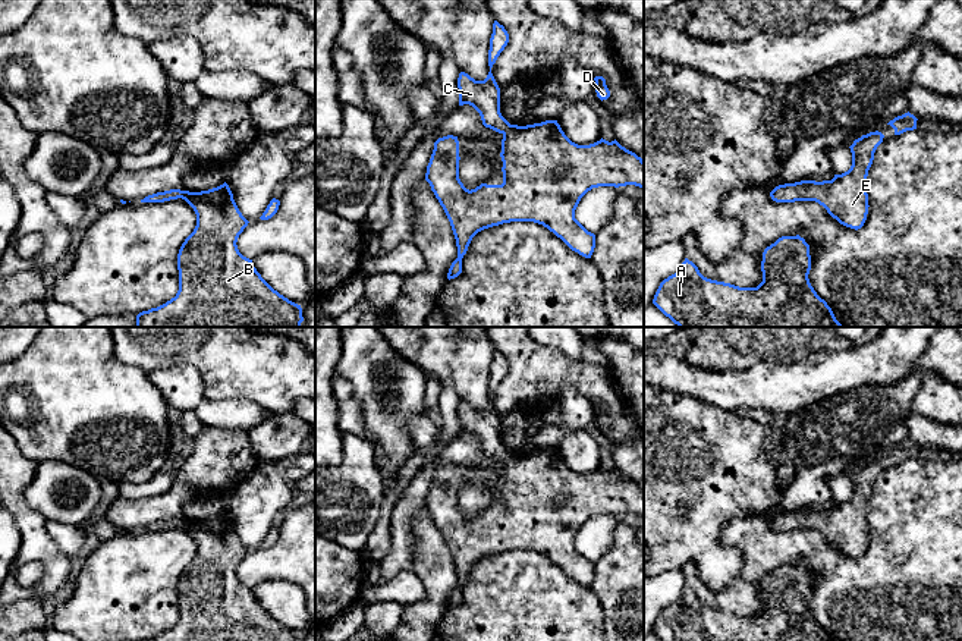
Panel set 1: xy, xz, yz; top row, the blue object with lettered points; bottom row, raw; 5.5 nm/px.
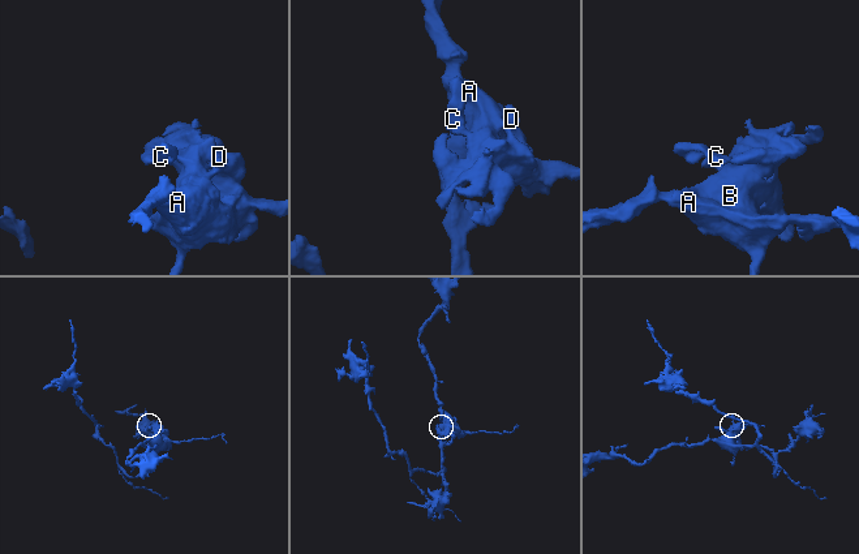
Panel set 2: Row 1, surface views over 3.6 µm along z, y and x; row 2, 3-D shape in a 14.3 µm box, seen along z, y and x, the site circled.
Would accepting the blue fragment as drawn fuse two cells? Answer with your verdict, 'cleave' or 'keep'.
keep

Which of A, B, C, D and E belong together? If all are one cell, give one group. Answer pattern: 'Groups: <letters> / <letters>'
Groups: A B C D E

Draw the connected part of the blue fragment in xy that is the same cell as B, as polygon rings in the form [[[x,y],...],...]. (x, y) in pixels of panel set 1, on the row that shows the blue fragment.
[[[229,185],[189,192],[170,189],[141,202],[185,199],[197,214],[197,226],[177,254],[179,290],[166,304],[136,315],[136,327],[301,327],[301,305],[274,290],[257,271],[252,260],[238,249],[238,238],[248,226]]]

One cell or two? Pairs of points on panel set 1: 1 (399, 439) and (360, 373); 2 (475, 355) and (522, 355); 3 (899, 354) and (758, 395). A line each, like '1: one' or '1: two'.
1: one
2: two
3: one

